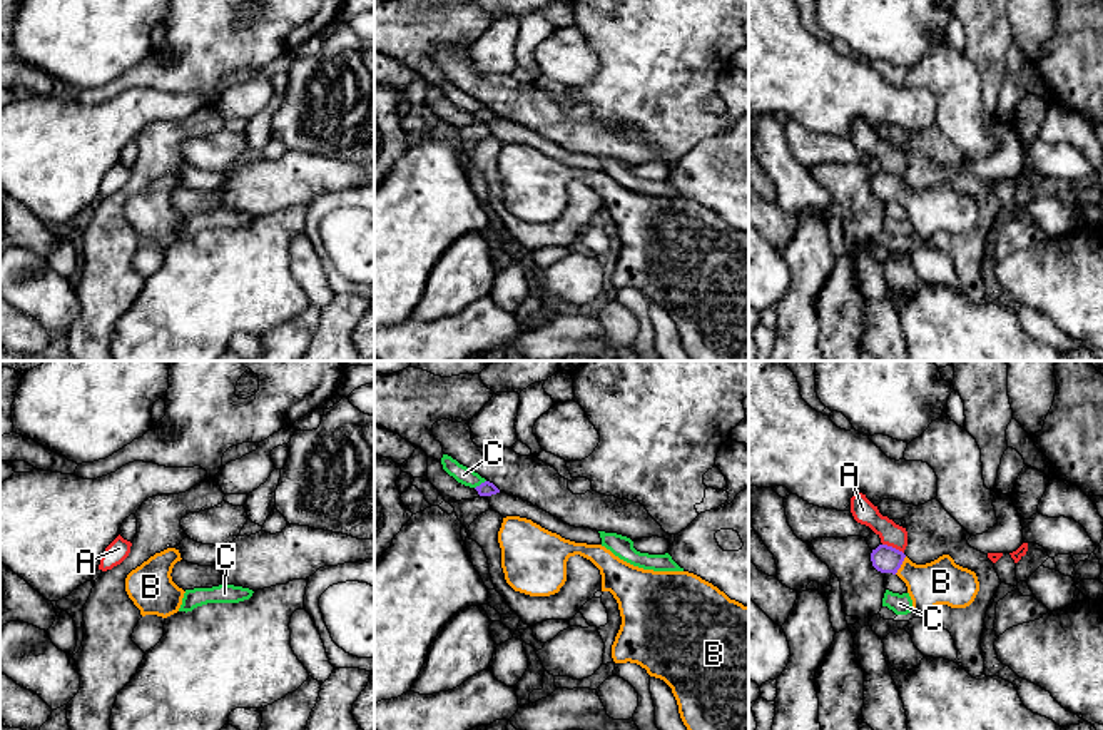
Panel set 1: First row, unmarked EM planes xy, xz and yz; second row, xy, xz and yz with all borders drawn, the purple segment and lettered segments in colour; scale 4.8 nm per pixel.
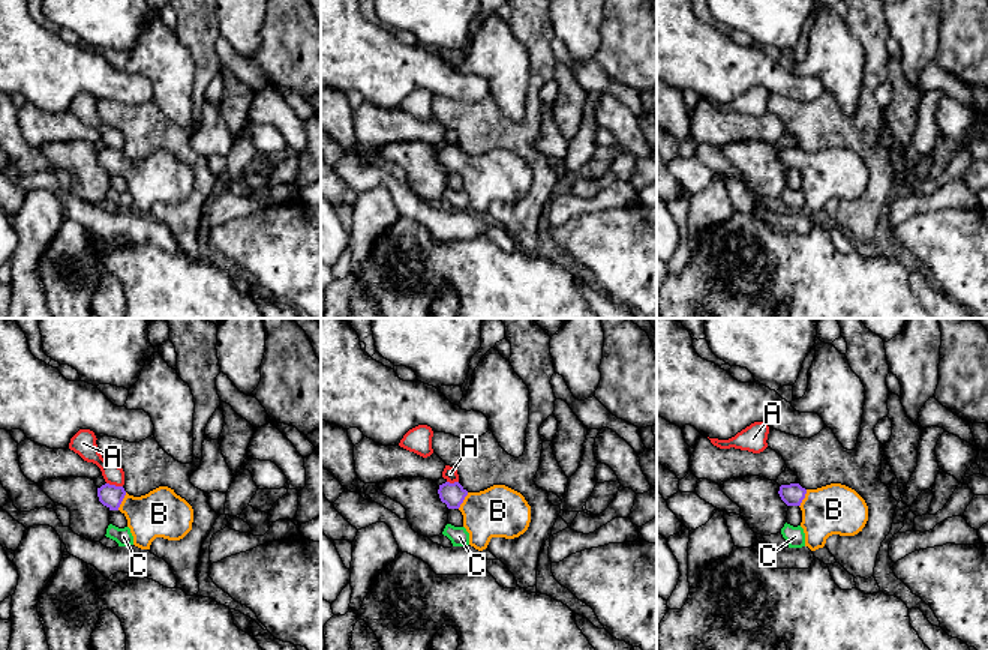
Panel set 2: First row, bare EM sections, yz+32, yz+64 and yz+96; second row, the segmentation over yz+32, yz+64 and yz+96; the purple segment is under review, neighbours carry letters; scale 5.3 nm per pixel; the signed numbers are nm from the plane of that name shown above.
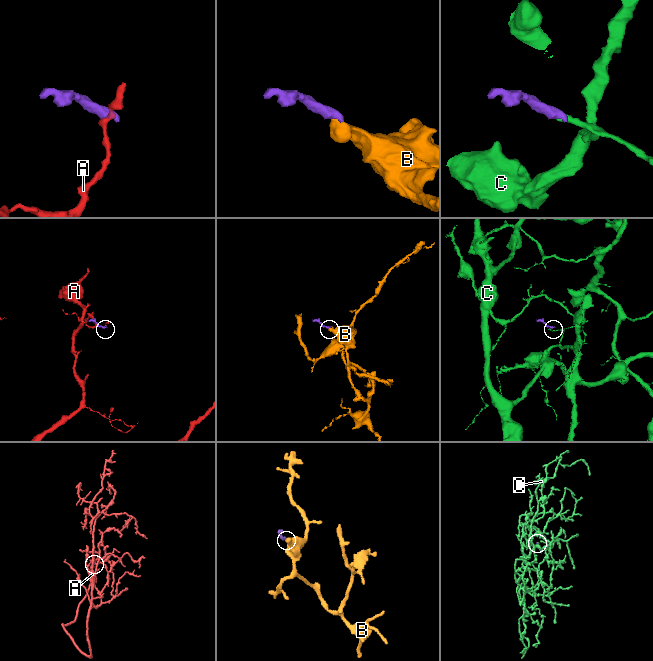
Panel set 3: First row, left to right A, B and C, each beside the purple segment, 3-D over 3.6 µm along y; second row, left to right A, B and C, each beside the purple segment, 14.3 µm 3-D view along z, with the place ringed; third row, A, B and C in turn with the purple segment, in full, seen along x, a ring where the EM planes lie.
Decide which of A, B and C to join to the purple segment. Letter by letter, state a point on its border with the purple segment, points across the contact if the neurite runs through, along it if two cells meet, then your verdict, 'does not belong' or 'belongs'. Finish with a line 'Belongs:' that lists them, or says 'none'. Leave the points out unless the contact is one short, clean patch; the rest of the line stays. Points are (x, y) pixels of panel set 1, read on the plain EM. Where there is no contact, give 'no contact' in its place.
A: yz (893, 174) | along yz (883, 169), (903, 179) | does not belong
B: yz (901, 189) | across yz (884, 184), (901, 189), (923, 207), (941, 207) | belongs
C: xz (482, 109) | along xz (485, 106), (475, 114) | does not belong
Belongs: B

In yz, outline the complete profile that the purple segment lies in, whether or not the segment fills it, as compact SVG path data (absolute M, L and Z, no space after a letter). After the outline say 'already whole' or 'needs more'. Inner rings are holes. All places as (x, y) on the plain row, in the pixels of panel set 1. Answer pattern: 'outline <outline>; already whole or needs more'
outline M879 170L872 175L871 187L877 197L897 200L906 209L917 241L926 241L938 231L966 234L979 217L976 199L956 190L949 180L916 190L902 177Z; needs more

